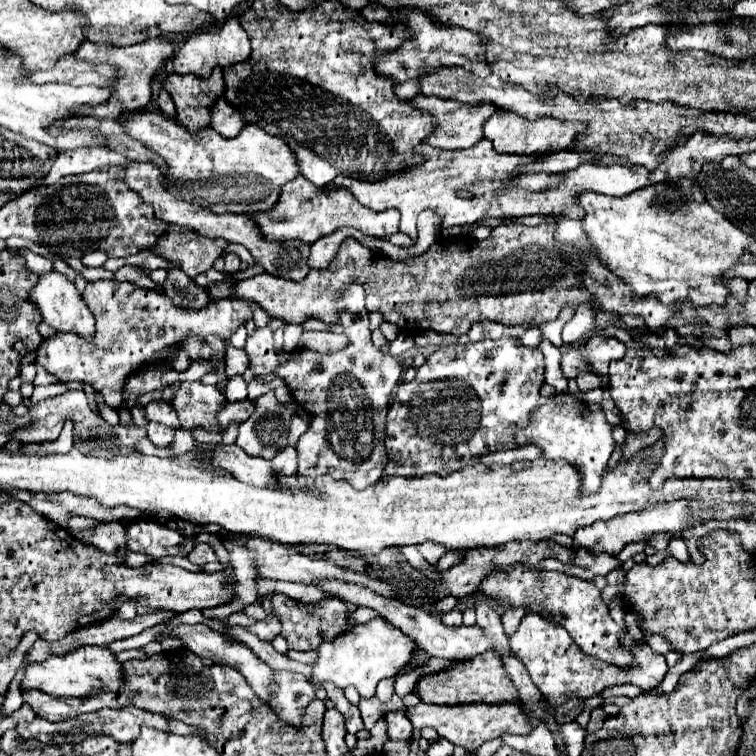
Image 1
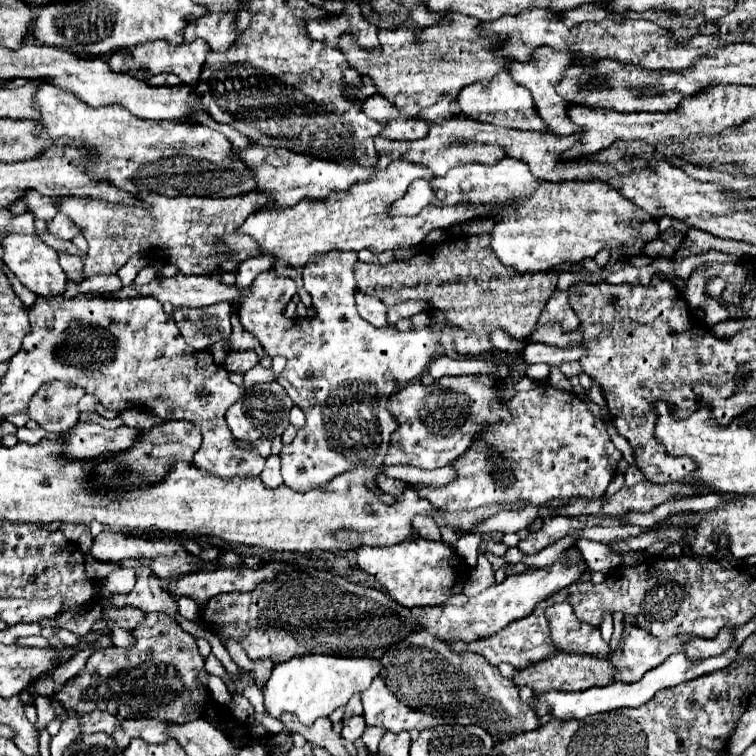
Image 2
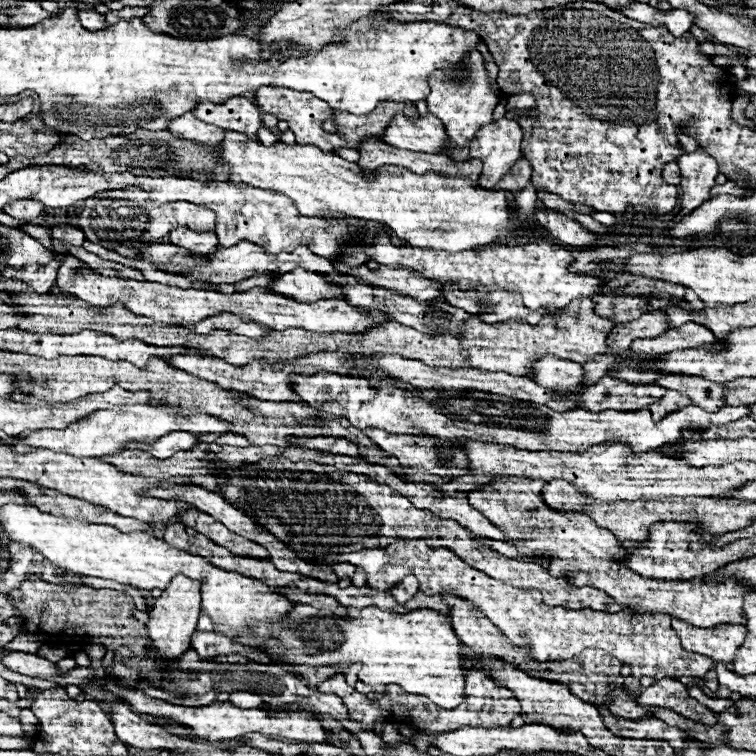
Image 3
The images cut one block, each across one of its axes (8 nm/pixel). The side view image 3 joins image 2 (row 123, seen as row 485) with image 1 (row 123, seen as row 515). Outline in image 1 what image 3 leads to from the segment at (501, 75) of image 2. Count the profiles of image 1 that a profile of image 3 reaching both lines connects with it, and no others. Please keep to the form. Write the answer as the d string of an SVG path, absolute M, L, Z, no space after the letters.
M513 112L494 113L483 125L484 138L494 144L496 150L508 154L550 154L572 146L574 138L584 130L584 122L560 122L554 118L542 117L533 122Z

